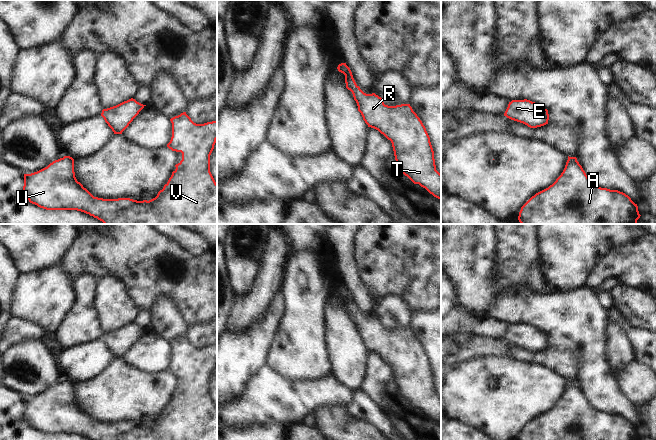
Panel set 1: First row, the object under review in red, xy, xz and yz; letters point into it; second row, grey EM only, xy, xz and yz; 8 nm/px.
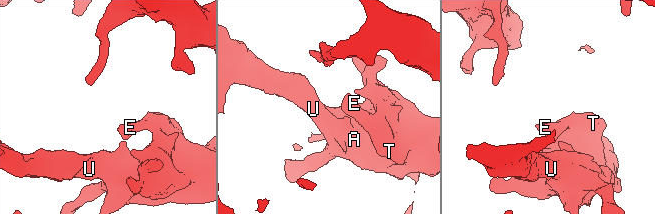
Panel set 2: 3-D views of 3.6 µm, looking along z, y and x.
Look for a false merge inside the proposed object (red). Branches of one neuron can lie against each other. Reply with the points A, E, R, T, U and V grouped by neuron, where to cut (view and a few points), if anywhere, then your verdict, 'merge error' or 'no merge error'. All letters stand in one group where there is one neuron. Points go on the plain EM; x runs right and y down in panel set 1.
groups A E R T U V; cut none; no merge error

